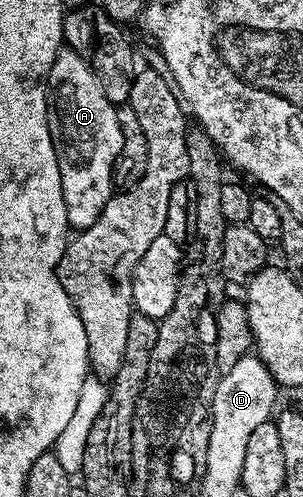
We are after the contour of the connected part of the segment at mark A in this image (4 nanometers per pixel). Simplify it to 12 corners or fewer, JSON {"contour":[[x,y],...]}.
{"contour":[[73,48],[48,71],[66,218],[94,226],[114,194],[117,105]]}

